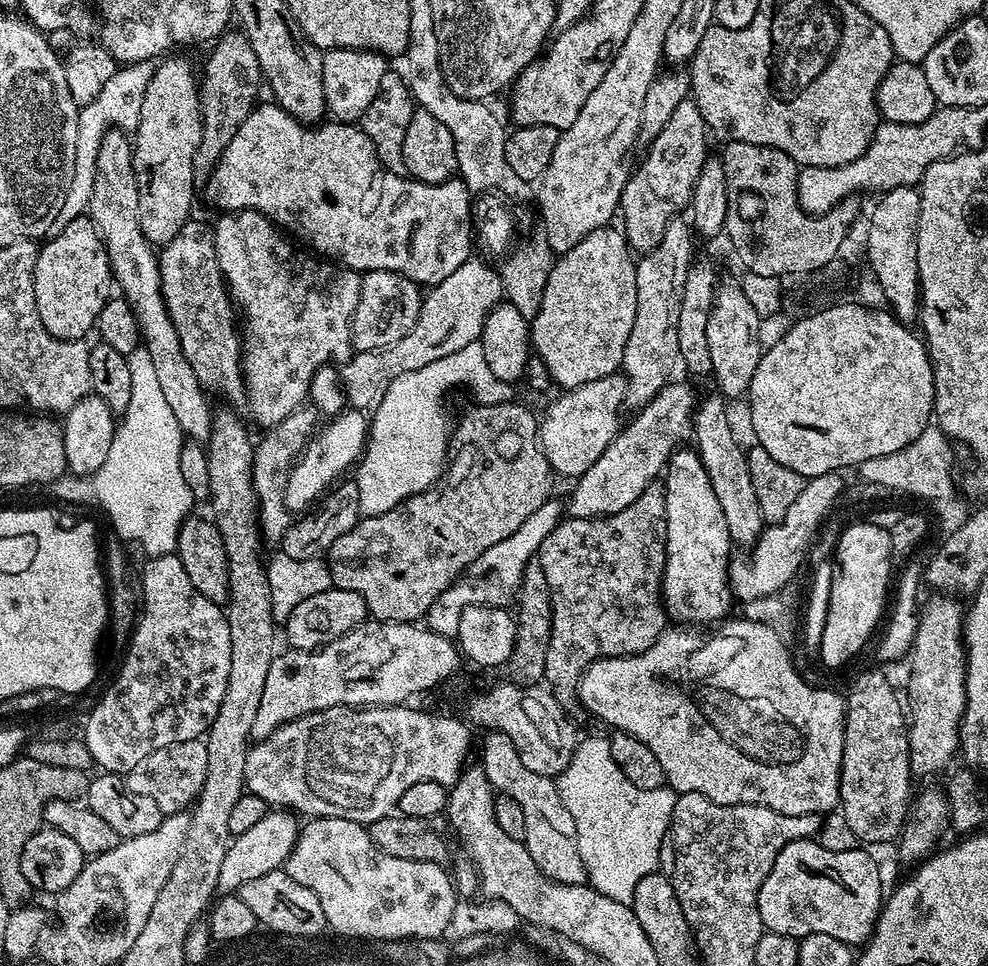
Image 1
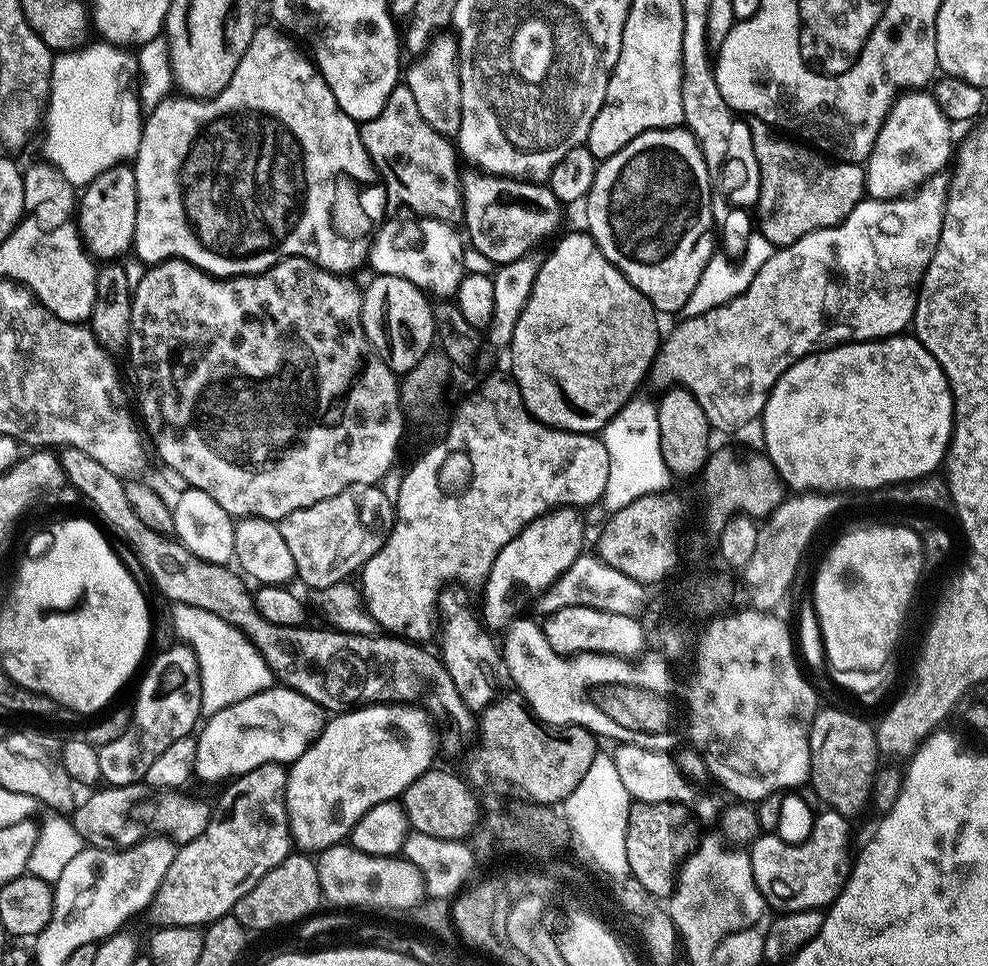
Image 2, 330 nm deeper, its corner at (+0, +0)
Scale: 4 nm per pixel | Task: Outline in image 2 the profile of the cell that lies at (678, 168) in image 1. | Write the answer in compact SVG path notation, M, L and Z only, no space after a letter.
M683 127L669 129L654 128L651 132L638 134L638 138L634 138L634 142L622 146L622 150L618 150L618 154L614 154L597 167L596 177L590 186L582 207L584 207L584 216L588 219L586 231L589 236L594 238L594 242L600 247L602 254L606 254L606 258L610 258L612 265L652 303L652 307L656 309L657 313L673 312L673 314L679 314L682 306L686 306L686 298L690 298L694 286L698 286L698 278L702 278L702 270L706 270L710 258L714 255L712 200L714 201L712 175L708 173L708 167L704 161L700 143L693 138L692 133Z

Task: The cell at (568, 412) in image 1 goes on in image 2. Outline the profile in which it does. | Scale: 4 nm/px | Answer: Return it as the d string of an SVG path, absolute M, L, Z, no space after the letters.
M932 176L915 194L899 200L865 198L836 227L819 228L792 245L777 247L770 262L754 274L754 282L738 298L704 316L681 319L680 325L663 337L650 369L650 384L652 380L659 390L675 385L694 394L713 429L740 428L763 413L778 378L802 357L845 342L901 335L916 315L916 294L942 234L945 195L945 177Z

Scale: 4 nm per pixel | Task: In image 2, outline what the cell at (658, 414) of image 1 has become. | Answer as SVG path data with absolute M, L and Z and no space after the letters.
M572 506L554 508L551 512L546 512L543 516L539 516L537 520L529 522L514 539L506 542L506 546L502 546L498 558L494 558L494 566L490 566L488 579L482 585L482 591L484 591L482 620L489 629L507 629L509 623L517 619L519 612L516 611L528 599L529 603L533 599L534 594L543 592L544 589L553 584L582 555L583 548L580 547L584 544L584 528L580 525L580 516L576 512L579 511Z

